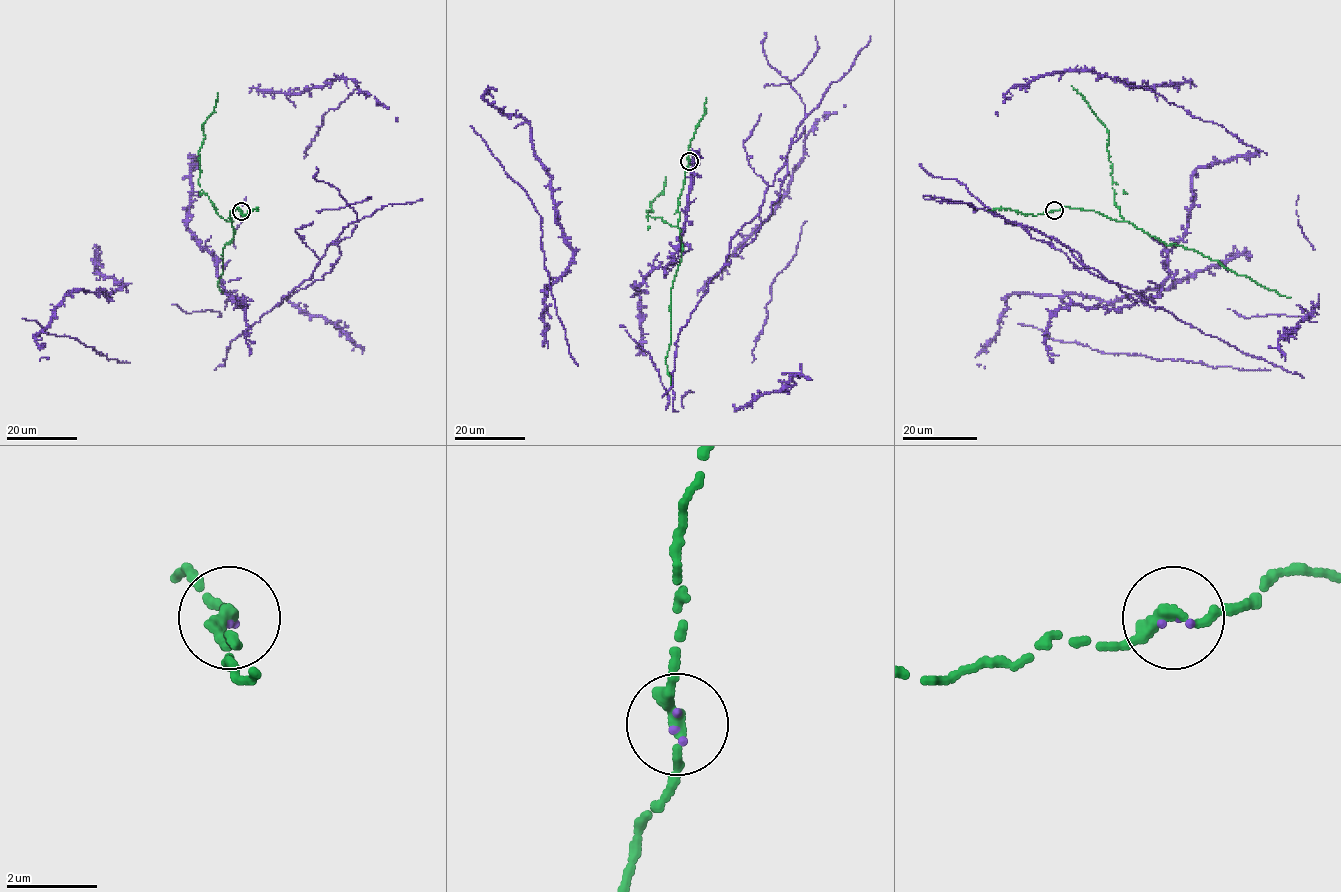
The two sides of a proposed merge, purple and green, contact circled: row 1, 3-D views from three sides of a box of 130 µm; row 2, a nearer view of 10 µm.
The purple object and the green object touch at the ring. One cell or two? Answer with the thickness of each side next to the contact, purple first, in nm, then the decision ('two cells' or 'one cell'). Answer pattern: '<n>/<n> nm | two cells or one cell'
100/280 nm | one cell

